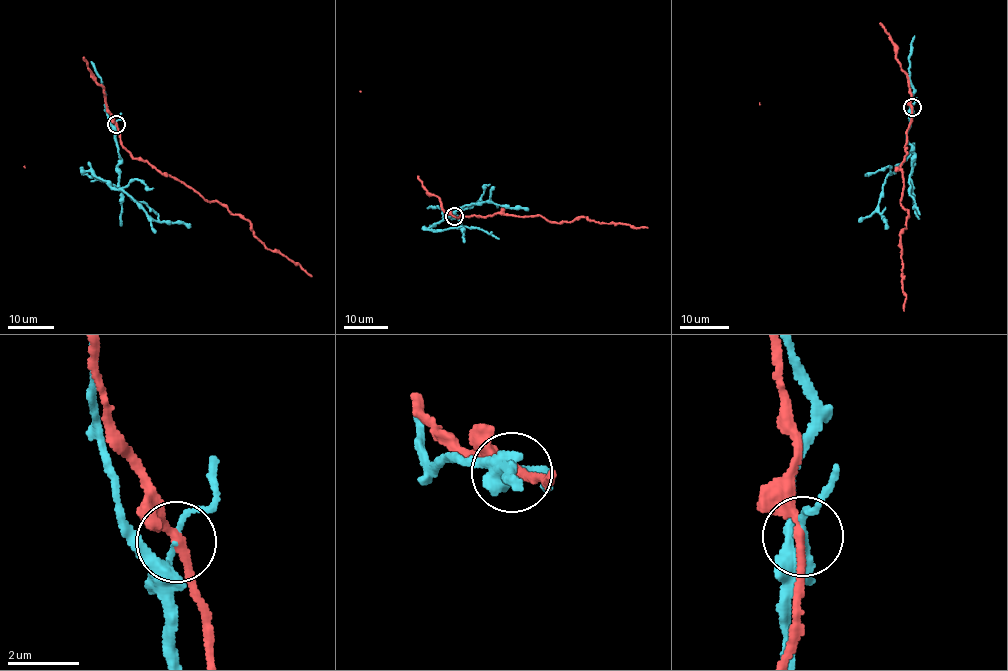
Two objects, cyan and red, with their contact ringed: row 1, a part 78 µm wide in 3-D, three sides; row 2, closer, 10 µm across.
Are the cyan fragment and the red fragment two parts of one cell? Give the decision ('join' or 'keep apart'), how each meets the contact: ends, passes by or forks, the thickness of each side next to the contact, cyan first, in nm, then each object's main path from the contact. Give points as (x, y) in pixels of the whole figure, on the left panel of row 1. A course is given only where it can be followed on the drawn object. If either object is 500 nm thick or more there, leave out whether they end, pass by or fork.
keep apart | cyan passes by | red passes by | 140/240 nm | cyan via (115, 124), (119, 183), (107, 184), (85, 172), (121, 189), (157, 221), (190, 226) | red via (115, 124), (120, 142), (134, 158), (147, 161), (204, 198), (241, 215), (267, 248), (280, 252), (312, 276)

